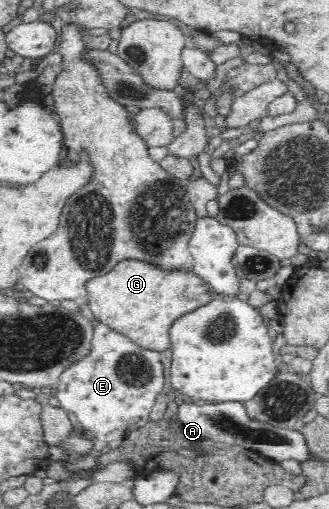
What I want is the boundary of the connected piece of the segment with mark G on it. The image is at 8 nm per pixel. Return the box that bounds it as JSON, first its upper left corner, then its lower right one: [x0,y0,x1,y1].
[83,259,211,352]

